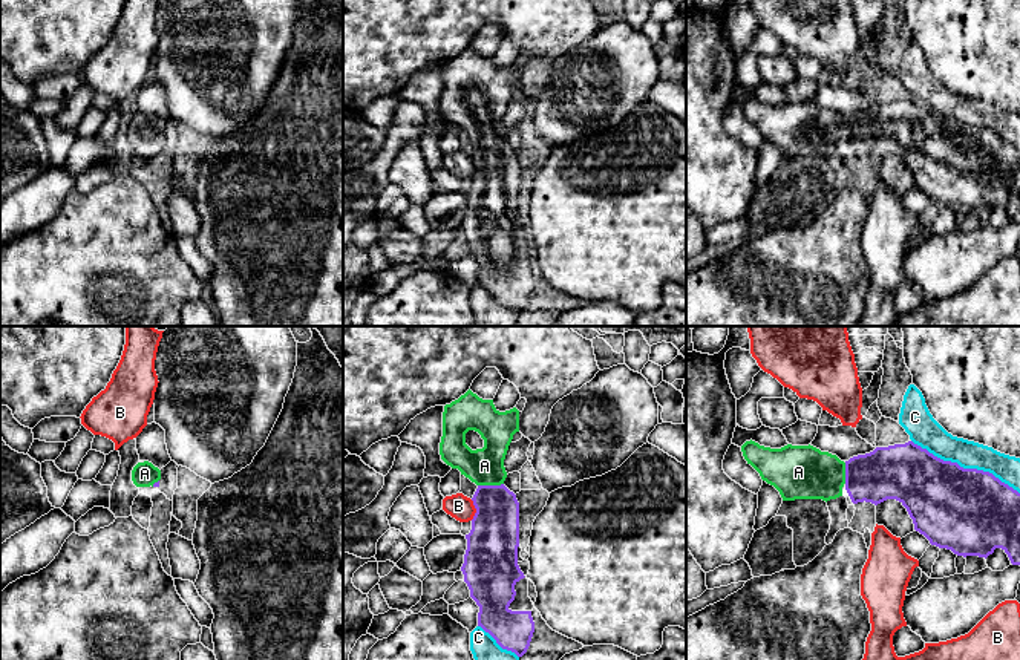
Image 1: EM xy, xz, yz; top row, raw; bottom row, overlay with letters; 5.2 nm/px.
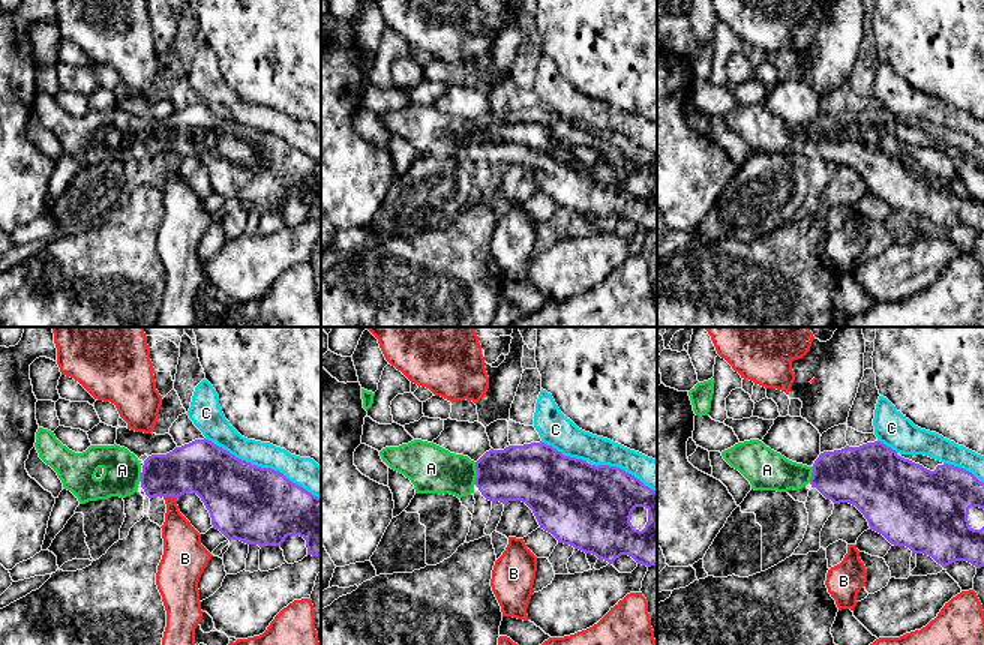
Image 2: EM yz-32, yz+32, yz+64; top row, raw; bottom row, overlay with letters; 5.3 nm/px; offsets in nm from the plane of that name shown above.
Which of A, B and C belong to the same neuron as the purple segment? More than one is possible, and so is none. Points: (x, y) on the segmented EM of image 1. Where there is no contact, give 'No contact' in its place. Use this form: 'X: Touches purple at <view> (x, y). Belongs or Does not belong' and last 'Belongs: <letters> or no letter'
A: Touches purple at xz (490, 486). Belongs
B: Touches purple at xz (477, 510). Does not belong
C: Touches purple at yz (965, 469). Does not belong
Belongs: A

